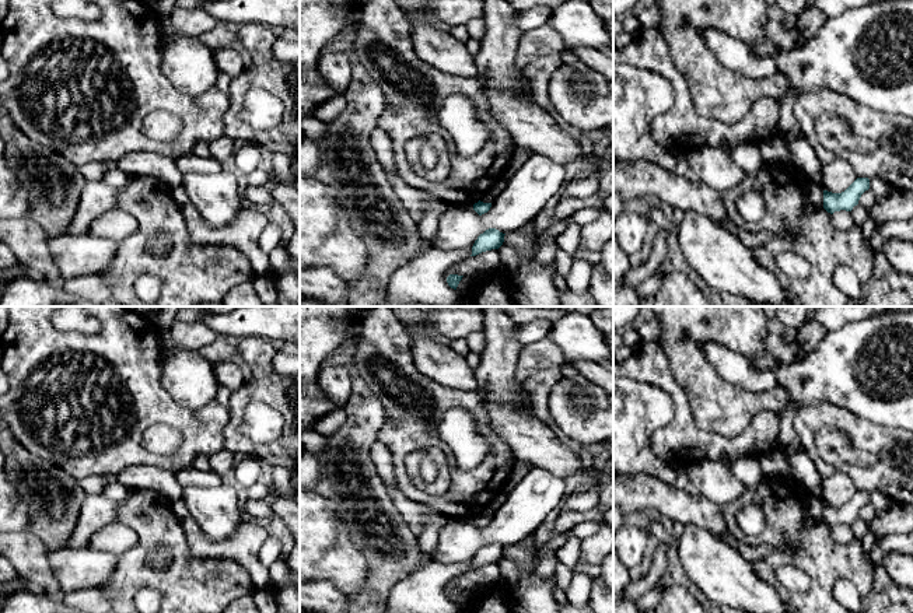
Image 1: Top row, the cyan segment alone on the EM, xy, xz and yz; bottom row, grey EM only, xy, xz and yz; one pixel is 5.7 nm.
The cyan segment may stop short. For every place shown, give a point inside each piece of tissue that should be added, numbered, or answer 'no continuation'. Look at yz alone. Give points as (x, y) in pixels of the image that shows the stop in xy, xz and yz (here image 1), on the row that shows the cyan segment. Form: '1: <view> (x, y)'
no continuation

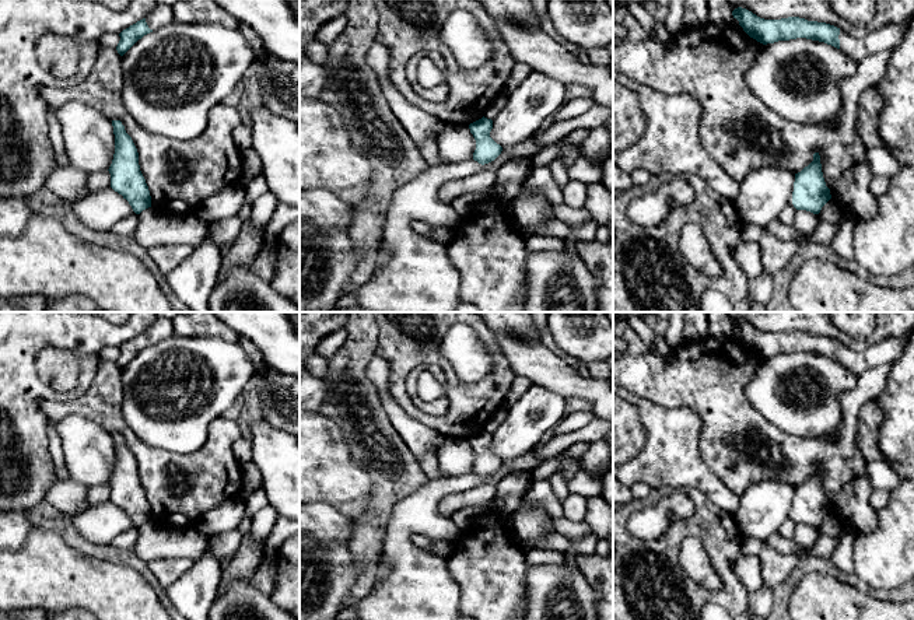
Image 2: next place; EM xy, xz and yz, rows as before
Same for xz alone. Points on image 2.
no continuation

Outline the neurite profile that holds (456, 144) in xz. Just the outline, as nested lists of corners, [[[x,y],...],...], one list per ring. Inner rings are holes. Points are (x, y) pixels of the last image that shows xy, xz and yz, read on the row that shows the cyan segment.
[[[447,125],[438,136],[438,151],[445,165],[472,160],[474,150],[476,140],[469,125]]]

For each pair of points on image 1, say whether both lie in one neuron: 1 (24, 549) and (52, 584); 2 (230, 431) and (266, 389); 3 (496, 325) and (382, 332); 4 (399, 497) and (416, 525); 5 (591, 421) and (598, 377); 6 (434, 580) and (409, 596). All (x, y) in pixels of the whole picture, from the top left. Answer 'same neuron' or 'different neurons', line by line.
1: same neuron
2: same neuron
3: different neurons
4: same neuron
5: different neurons
6: same neuron

